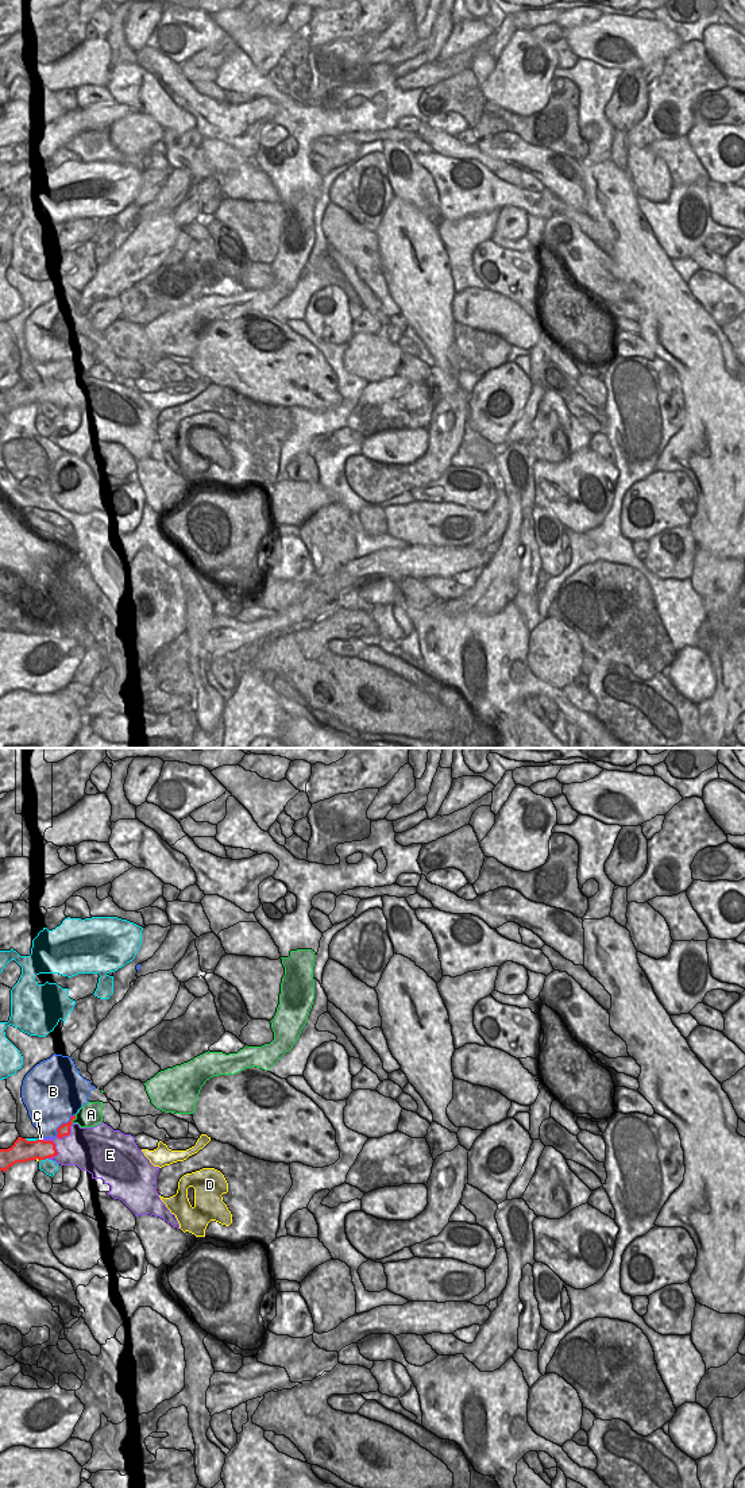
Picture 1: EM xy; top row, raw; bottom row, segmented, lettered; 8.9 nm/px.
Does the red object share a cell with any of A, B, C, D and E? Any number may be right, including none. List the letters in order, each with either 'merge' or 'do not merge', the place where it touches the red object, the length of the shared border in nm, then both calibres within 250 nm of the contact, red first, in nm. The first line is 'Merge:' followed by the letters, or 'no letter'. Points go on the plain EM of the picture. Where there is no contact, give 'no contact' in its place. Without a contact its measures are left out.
Merge: E
A: do not merge; meets red in xy at (73, 362); contact 80 nm long; 100 nm thick on the red side, 220 nm on the other
B: do not merge; meets red in xy at (62, 367); contact 260 nm long; 100 nm thick on the red side, 480 nm on the other
C: do not merge; meets red in xy at (43, 403); contact 90 nm long; 200 nm thick on the red side, 140 nm on the other
D: do not merge; meets red in xy at (38, 403); contact 50 nm long; 200 nm thick on the red side, 20 nm on the other
E: merge; meets red in xy at (54, 388); contact 200 nm long; 170 nm thick on the red side, 320 nm on the other

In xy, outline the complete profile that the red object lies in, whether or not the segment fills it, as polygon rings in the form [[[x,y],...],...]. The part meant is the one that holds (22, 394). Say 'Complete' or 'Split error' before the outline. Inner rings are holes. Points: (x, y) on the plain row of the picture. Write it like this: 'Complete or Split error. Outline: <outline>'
Split error. Outline: [[[76,359],[62,367],[53,382],[27,385],[18,381],[11,392],[0,393],[0,415],[36,402],[77,409],[88,415],[92,423],[103,423],[104,428],[109,428],[107,437],[121,444],[135,460],[150,458],[180,473],[175,459],[157,435],[159,410],[154,410],[138,392],[135,381],[113,374],[104,366],[81,371],[73,363]]]

